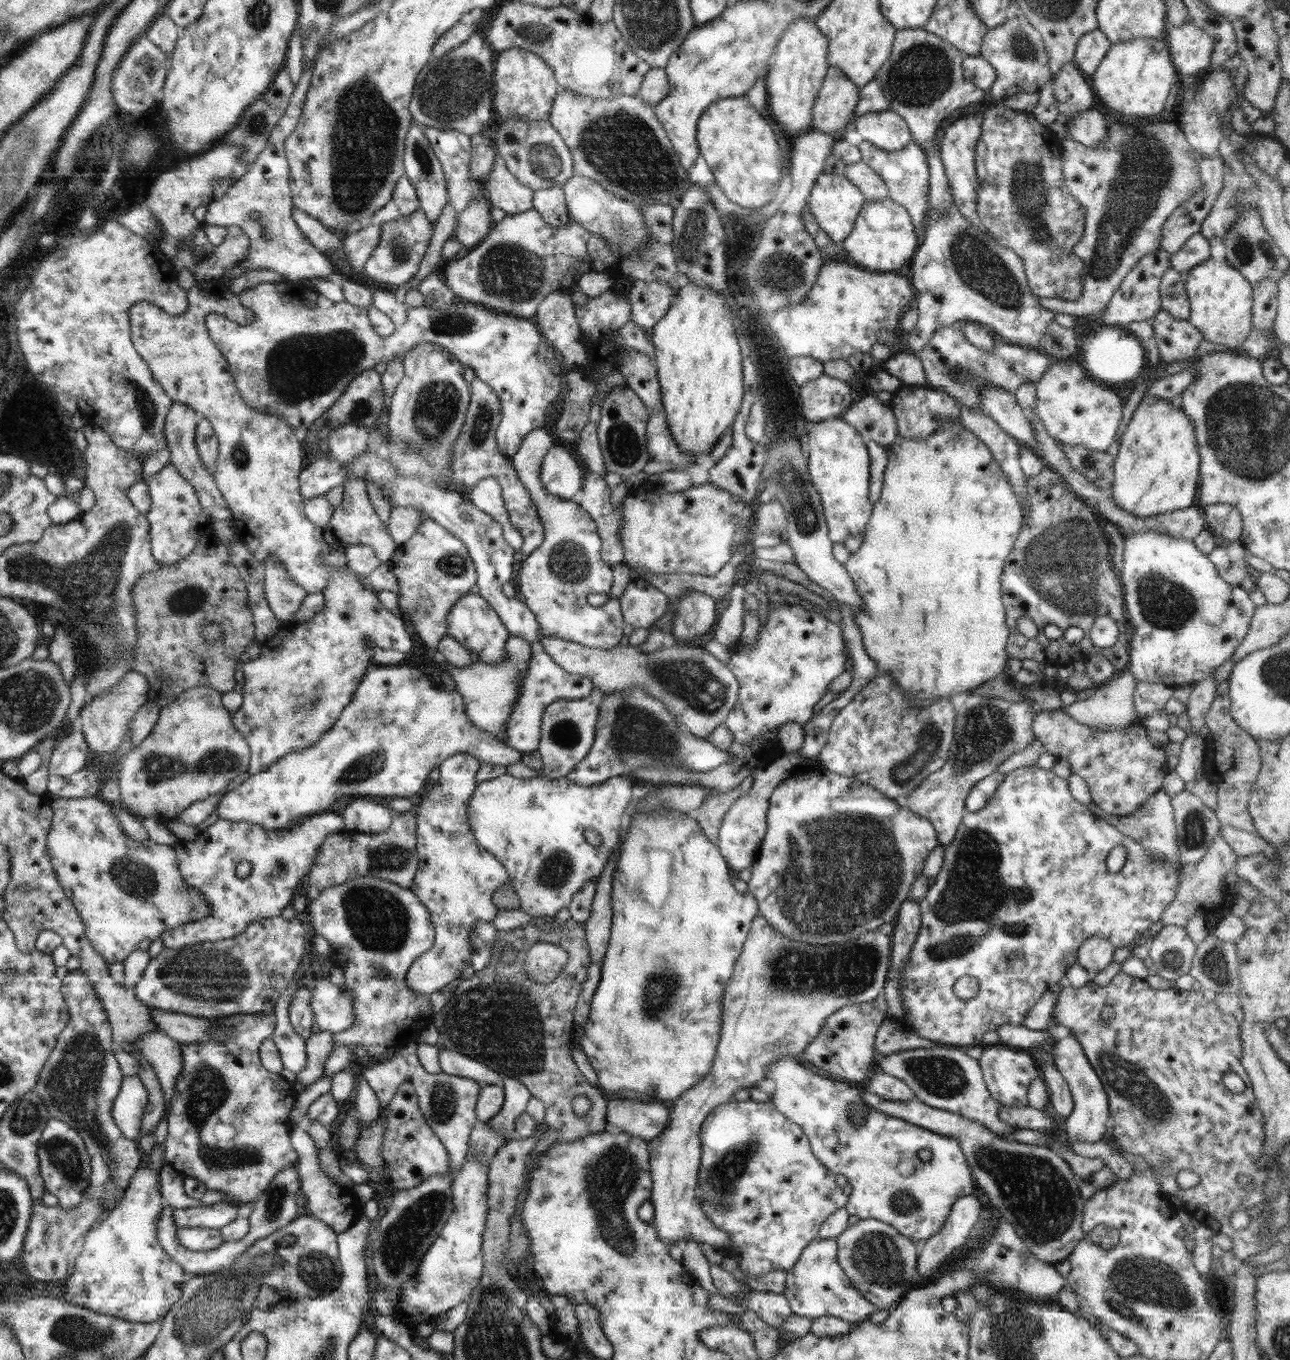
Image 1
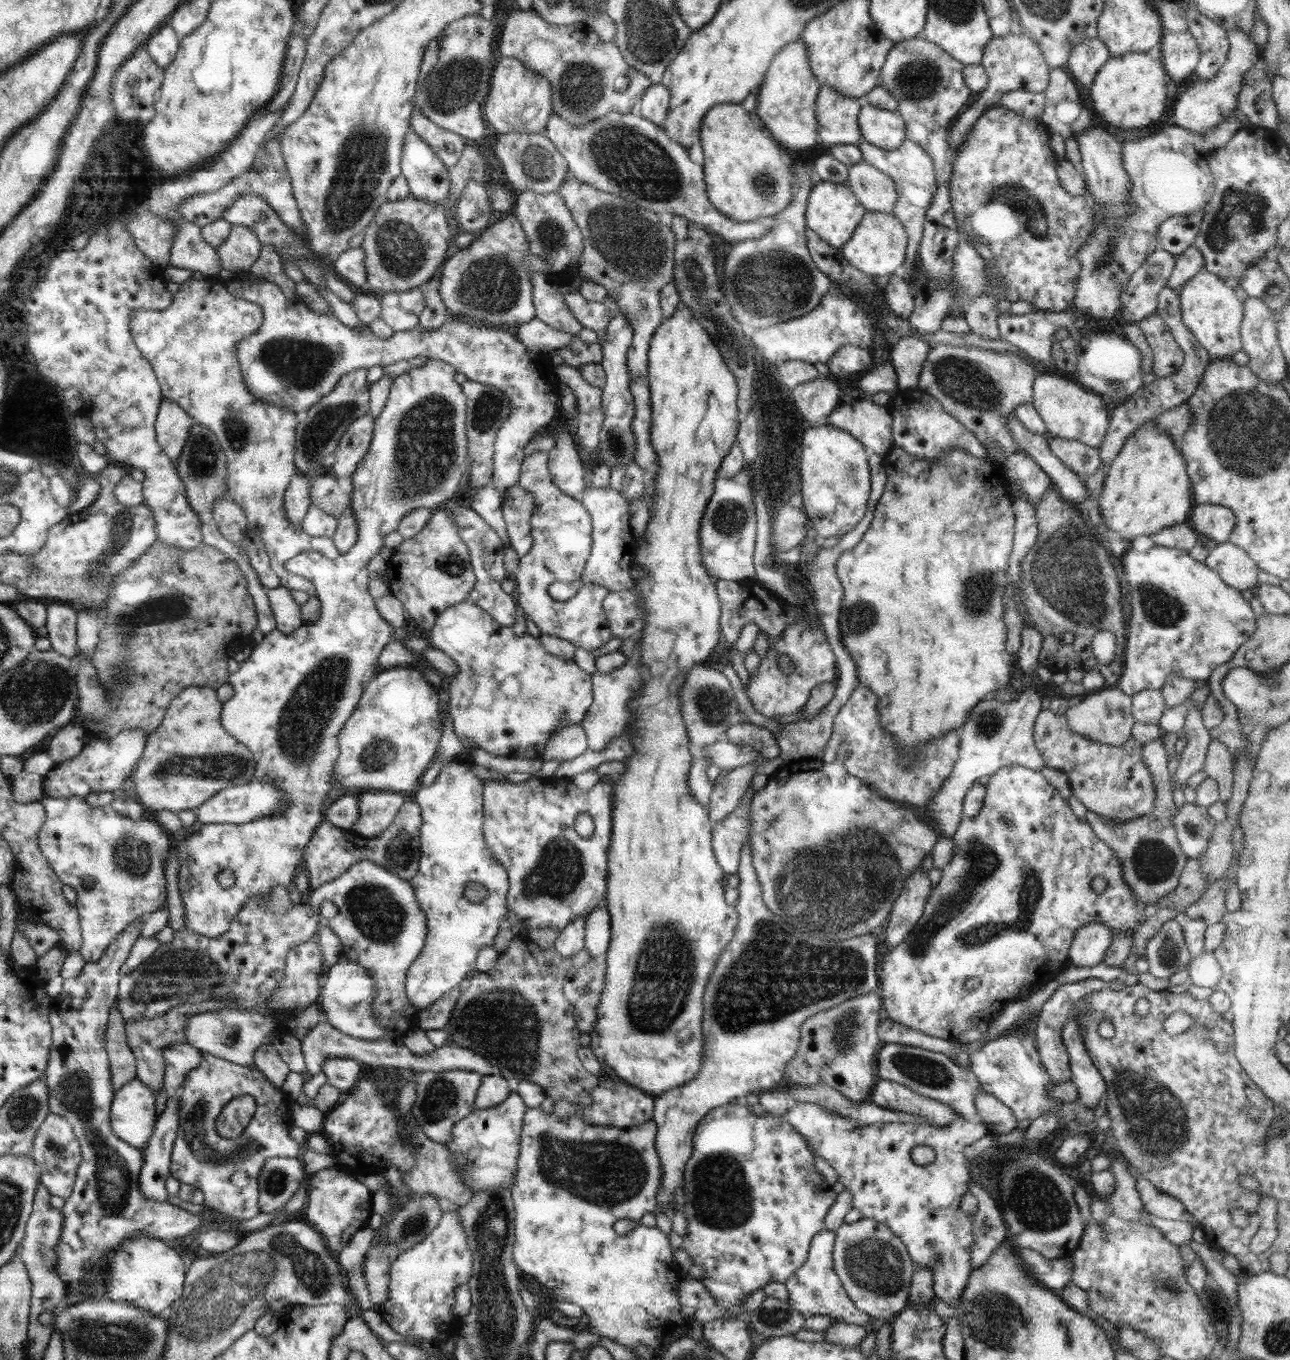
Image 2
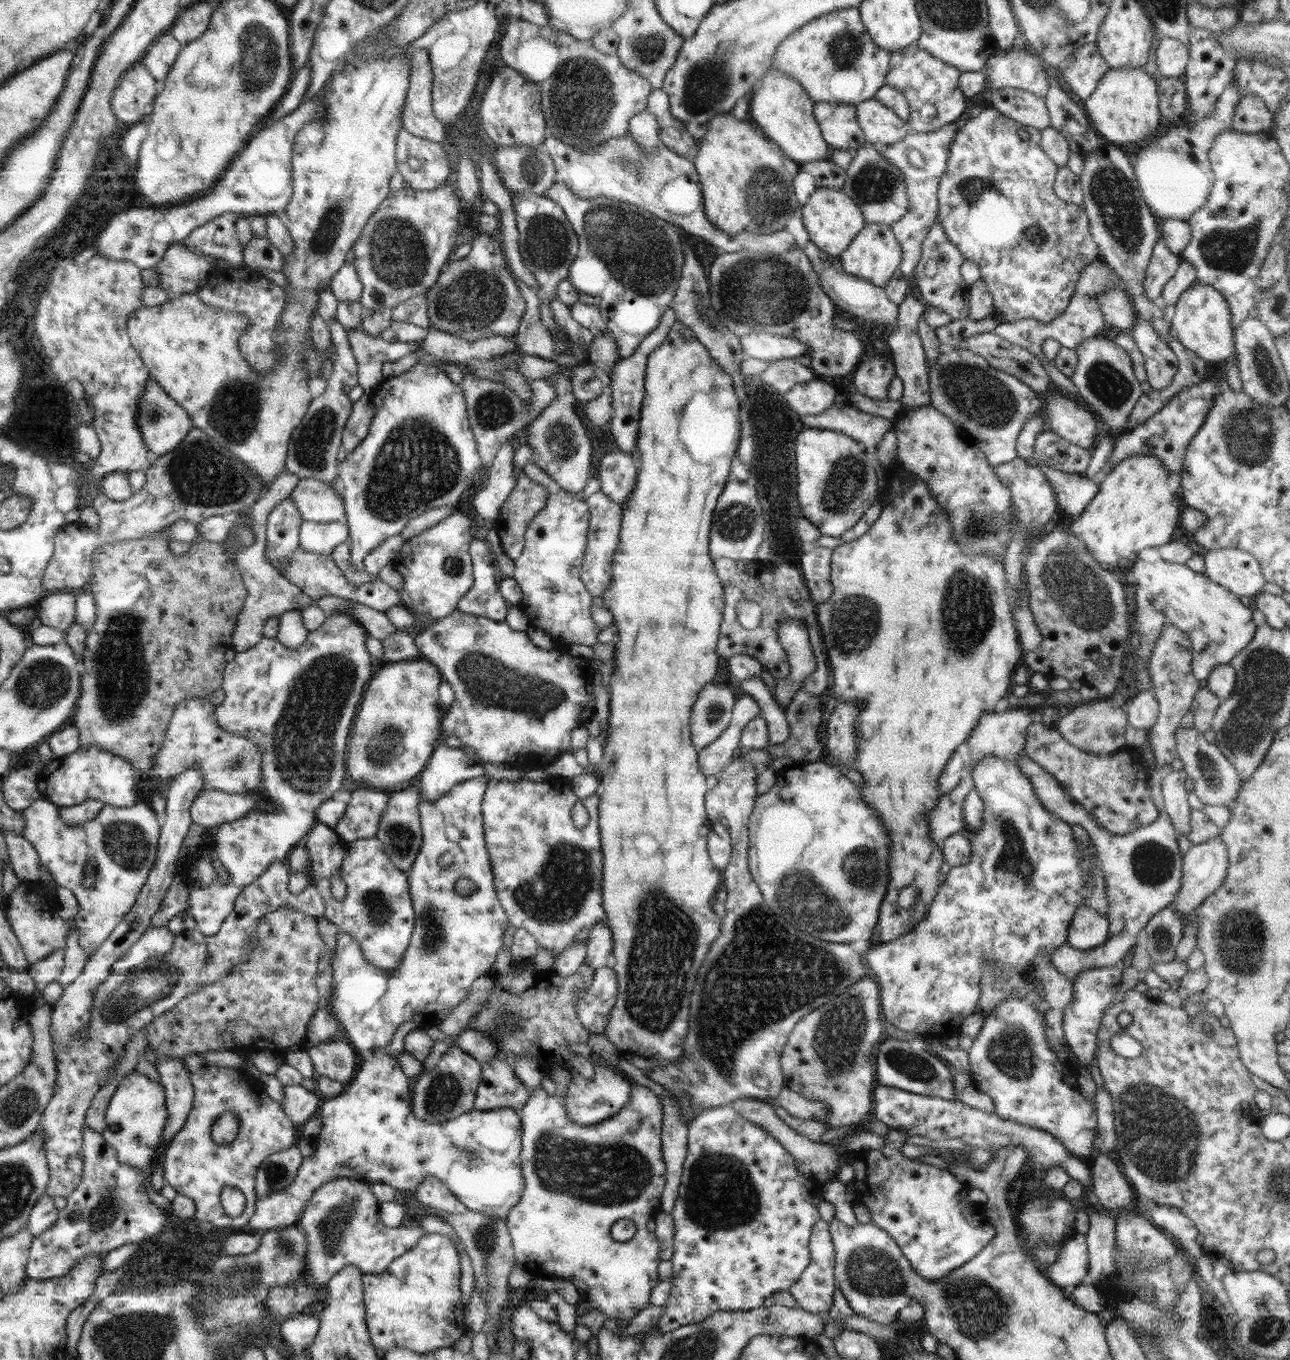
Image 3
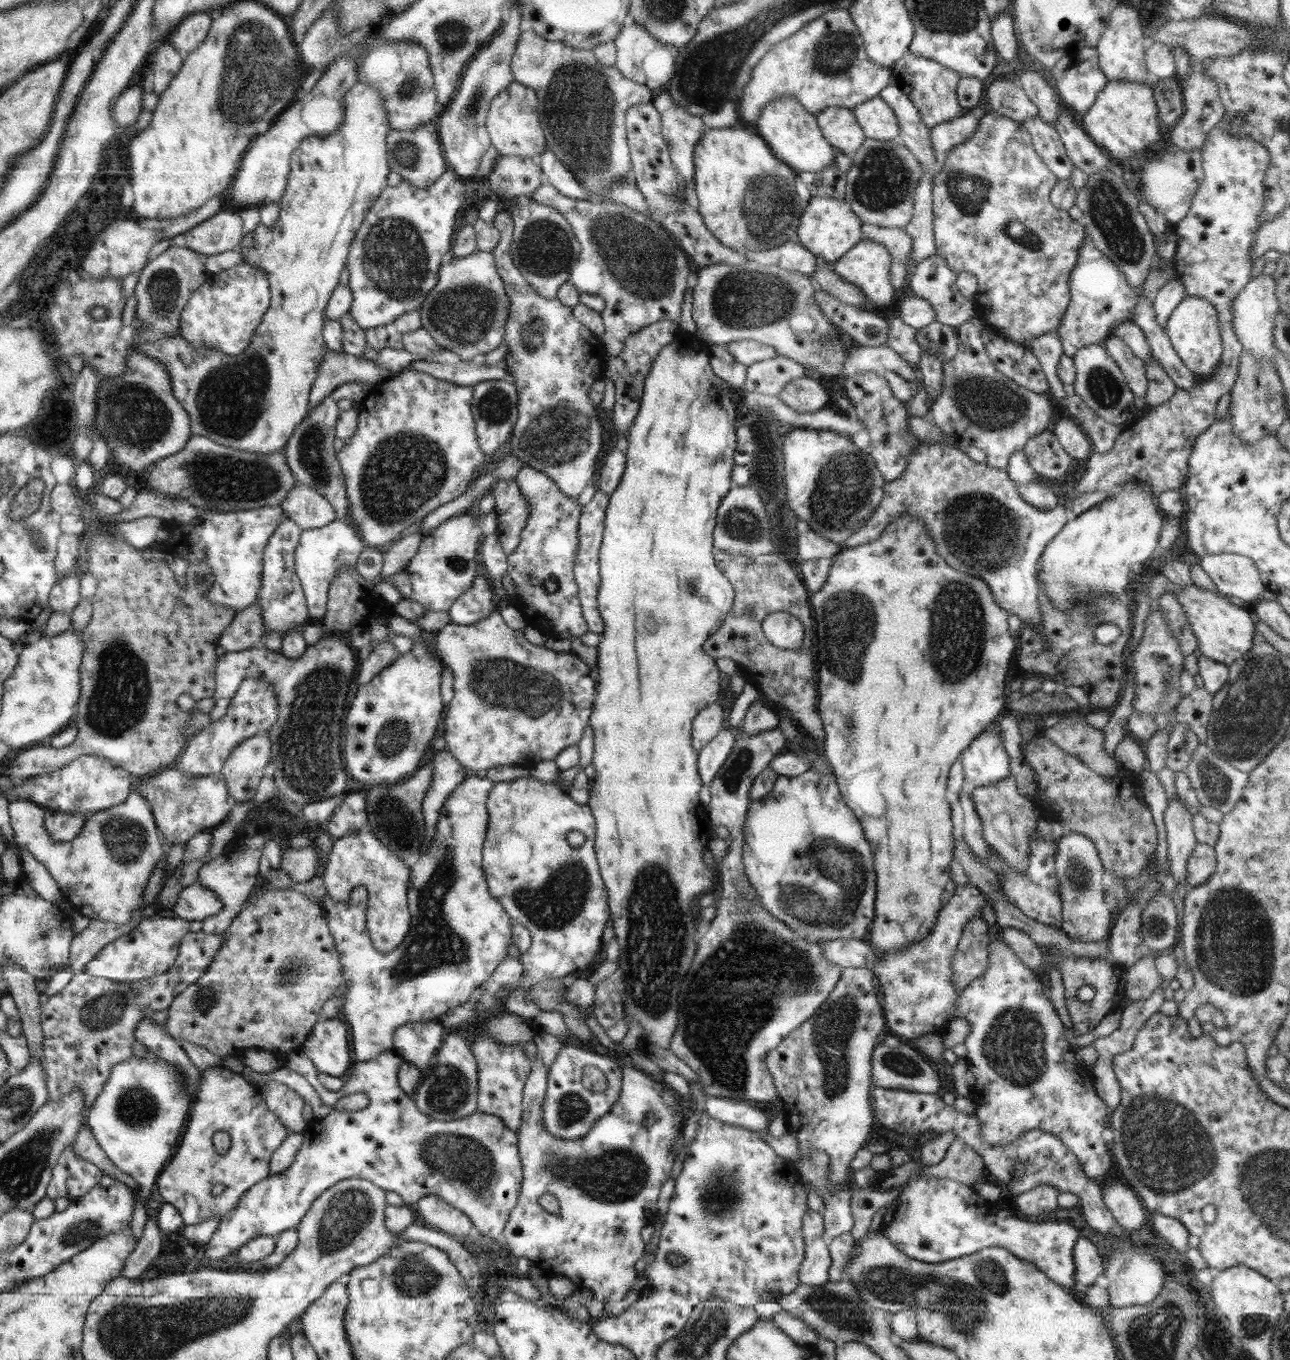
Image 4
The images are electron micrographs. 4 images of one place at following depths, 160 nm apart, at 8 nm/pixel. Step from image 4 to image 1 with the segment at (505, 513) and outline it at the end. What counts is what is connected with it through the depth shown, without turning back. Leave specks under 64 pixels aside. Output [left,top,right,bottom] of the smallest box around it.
[444,377,544,557]

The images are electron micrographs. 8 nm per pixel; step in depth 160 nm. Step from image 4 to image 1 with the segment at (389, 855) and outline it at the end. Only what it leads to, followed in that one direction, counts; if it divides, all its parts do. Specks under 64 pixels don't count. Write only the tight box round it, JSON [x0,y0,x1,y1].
[306,877,435,1076]

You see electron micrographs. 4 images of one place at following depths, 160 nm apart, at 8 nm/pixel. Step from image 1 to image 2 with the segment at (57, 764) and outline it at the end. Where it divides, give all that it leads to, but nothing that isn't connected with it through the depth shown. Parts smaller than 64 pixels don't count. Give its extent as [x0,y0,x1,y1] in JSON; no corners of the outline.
[47,725,90,764]

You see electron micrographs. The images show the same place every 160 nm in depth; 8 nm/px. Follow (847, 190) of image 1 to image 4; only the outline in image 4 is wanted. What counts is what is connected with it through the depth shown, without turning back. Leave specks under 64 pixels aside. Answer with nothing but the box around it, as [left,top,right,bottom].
[797,196,863,264]

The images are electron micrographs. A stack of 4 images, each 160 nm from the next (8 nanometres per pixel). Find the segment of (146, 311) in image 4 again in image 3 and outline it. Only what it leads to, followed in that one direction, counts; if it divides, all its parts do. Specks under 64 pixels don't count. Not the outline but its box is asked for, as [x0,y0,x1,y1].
[155,242,211,299]

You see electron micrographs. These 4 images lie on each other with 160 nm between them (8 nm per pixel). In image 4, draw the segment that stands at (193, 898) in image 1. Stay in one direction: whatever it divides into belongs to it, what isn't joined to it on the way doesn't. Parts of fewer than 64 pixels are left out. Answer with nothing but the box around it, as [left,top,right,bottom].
[10,791,165,924]

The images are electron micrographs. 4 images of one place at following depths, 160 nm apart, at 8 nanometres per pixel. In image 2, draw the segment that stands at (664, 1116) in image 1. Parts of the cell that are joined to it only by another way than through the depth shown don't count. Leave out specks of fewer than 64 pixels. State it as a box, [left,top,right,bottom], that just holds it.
[581,1076,654,1128]

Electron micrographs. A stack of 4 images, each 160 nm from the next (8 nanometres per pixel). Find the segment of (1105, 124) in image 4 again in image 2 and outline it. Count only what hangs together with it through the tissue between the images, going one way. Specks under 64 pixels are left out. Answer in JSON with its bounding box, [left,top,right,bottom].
[1088,52,1168,130]

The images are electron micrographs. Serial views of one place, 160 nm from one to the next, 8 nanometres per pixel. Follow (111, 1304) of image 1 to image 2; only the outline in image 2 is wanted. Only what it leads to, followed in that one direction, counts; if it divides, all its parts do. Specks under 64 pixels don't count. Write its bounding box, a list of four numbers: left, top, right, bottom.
[103,1099,187,1317]

